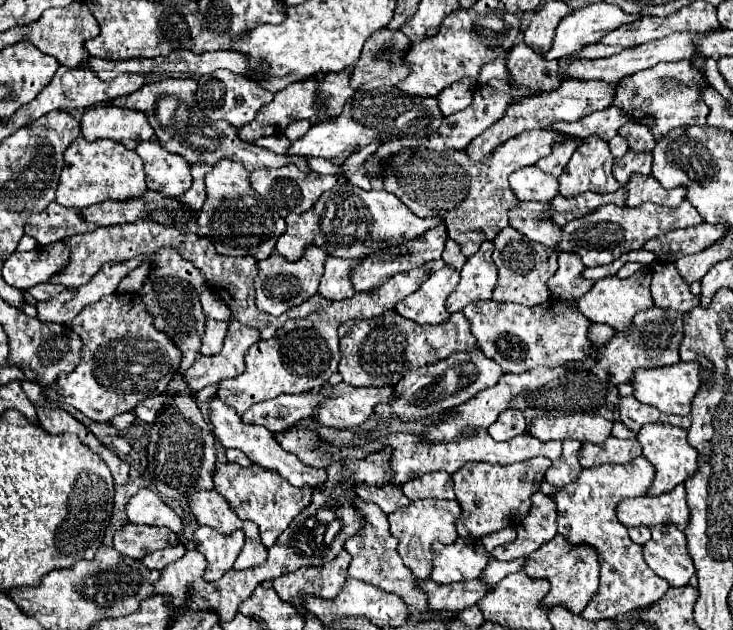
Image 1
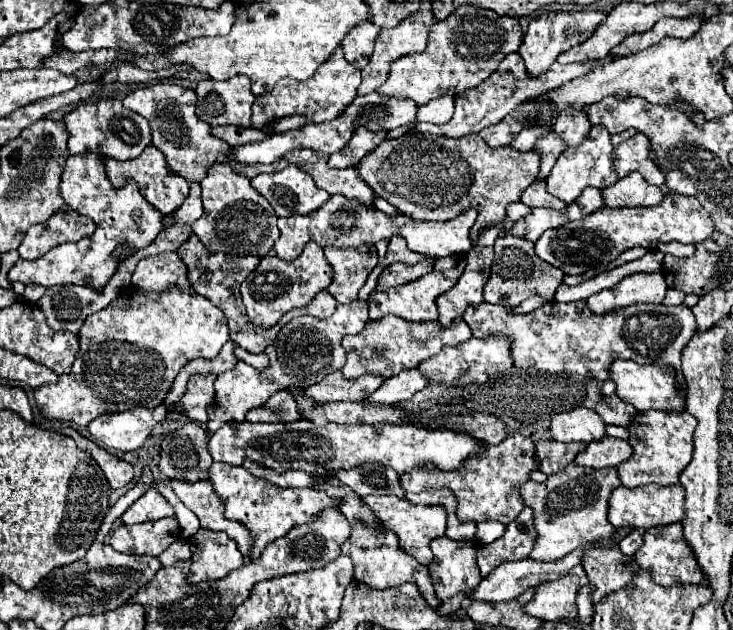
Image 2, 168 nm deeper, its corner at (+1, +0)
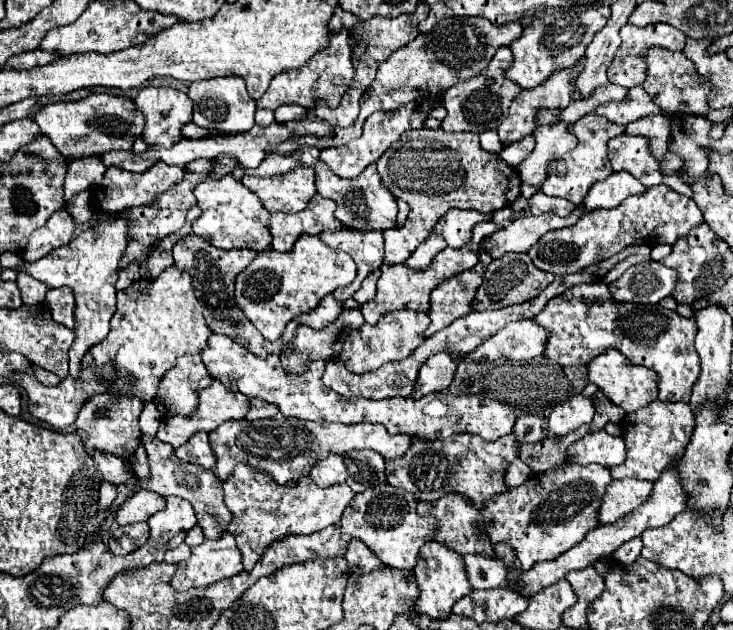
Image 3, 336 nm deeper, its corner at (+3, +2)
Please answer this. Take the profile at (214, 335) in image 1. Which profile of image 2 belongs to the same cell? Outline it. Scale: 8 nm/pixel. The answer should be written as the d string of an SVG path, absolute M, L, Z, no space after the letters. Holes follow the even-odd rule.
M128 286L114 300L114 306L108 306L86 318L78 338L80 352L74 360L72 372L62 376L56 384L44 384L34 390L38 410L44 418L50 420L70 420L78 426L88 426L90 420L106 412L122 412L136 406L156 408L164 404L166 394L184 364L194 358L214 358L220 348L230 340L226 316L210 304L204 296L172 288L168 292L146 292L142 288Z

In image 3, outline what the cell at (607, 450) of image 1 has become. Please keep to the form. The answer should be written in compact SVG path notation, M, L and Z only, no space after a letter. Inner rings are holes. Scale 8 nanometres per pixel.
M600 430L594 434L588 434L584 438L580 438L578 442L574 442L568 448L568 462L572 464L602 464L606 468L618 466L622 464L626 458L626 448L624 448L624 440L622 438L614 438L608 432Z

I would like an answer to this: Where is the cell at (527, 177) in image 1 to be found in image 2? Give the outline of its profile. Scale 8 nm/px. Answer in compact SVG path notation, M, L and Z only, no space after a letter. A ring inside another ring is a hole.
M532 182L526 192L522 194L522 202L530 208L540 208L540 206L546 206L546 208L554 208L554 210L560 210L560 208L566 208L566 204L558 198L554 198L552 194L548 194L546 190L546 182Z

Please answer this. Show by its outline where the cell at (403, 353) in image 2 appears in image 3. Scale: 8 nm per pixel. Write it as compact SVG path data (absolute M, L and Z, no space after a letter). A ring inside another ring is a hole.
M390 312L380 316L378 324L364 324L356 330L352 330L352 334L348 334L344 348L340 352L340 360L344 362L344 366L354 372L354 374L364 374L364 372L372 372L376 368L380 368L382 364L388 362L398 362L408 358L422 342L424 342L424 330L430 326L430 318L424 312Z

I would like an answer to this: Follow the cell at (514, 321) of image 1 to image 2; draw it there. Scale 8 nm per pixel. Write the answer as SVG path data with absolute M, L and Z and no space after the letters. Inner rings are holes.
M552 300L544 308L518 316L510 308L482 302L470 306L462 318L474 338L486 338L488 334L508 336L512 340L514 366L518 368L536 368L550 374L574 372L598 380L608 380L608 368L614 360L632 360L636 364L672 366L678 372L678 382L684 384L680 356L696 332L696 320L690 308L664 304L634 304L594 316L586 308L586 300L570 304Z

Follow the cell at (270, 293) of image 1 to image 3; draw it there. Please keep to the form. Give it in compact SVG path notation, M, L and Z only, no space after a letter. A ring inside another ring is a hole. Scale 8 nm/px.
M302 234L290 252L282 254L276 250L264 250L252 260L252 264L246 270L242 270L238 274L238 278L236 278L236 304L240 306L240 310L246 314L246 318L260 330L260 334L266 340L278 340L278 336L282 334L282 330L290 318L312 310L320 302L322 296L332 294L338 286L350 284L354 278L356 278L356 264L352 262L352 258L348 254L330 250L328 246L324 246L324 242L318 236Z

